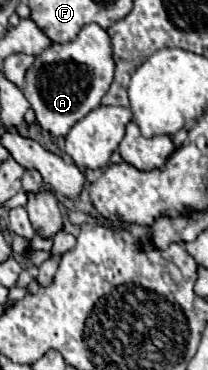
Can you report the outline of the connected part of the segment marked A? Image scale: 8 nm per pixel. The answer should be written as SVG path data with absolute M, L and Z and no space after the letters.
M88 24L78 32L76 40L68 44L52 44L48 50L36 56L32 68L26 72L26 86L22 92L36 112L38 124L58 142L78 120L100 106L102 96L112 84L112 76L114 60L110 38L98 24Z

